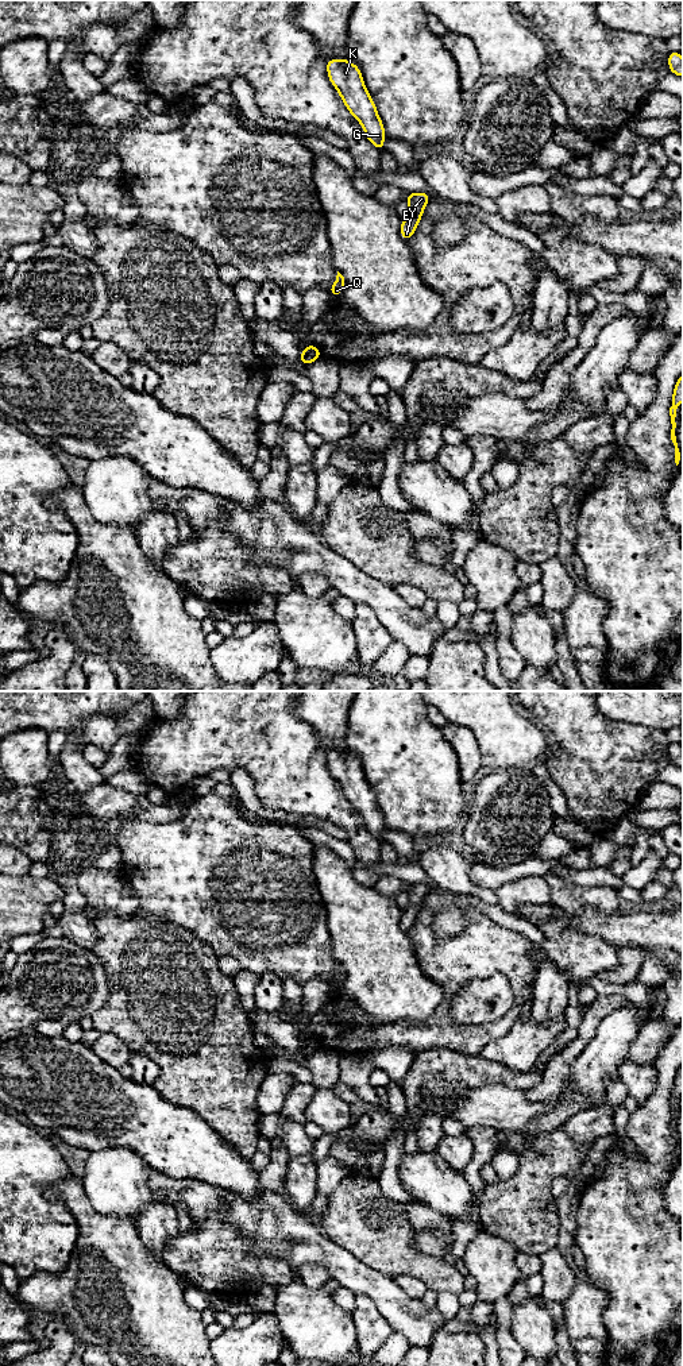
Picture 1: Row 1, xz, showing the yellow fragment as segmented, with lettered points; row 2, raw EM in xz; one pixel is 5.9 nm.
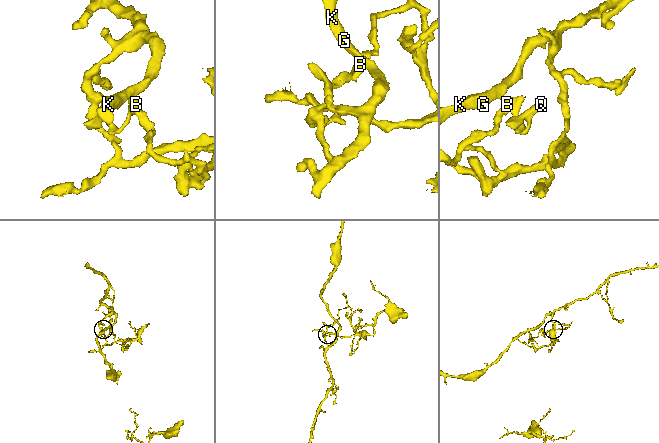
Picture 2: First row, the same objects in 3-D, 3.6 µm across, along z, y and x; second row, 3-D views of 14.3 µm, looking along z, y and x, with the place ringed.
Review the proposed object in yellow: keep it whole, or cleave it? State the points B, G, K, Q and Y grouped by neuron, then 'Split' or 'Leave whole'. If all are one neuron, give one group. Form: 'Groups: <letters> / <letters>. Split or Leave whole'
Groups: B Q Y / G K. Split

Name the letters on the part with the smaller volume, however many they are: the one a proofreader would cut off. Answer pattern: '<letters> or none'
B, Q, Y

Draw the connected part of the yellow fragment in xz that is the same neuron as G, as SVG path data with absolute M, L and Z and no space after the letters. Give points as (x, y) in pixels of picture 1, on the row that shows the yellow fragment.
M348 58L329 59L327 63L328 78L339 92L351 115L362 124L367 139L379 151L387 138L377 112L375 103L367 92L362 73Z

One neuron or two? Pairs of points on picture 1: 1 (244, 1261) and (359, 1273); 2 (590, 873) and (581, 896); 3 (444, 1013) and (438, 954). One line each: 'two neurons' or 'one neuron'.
1: two neurons
2: two neurons
3: one neuron

